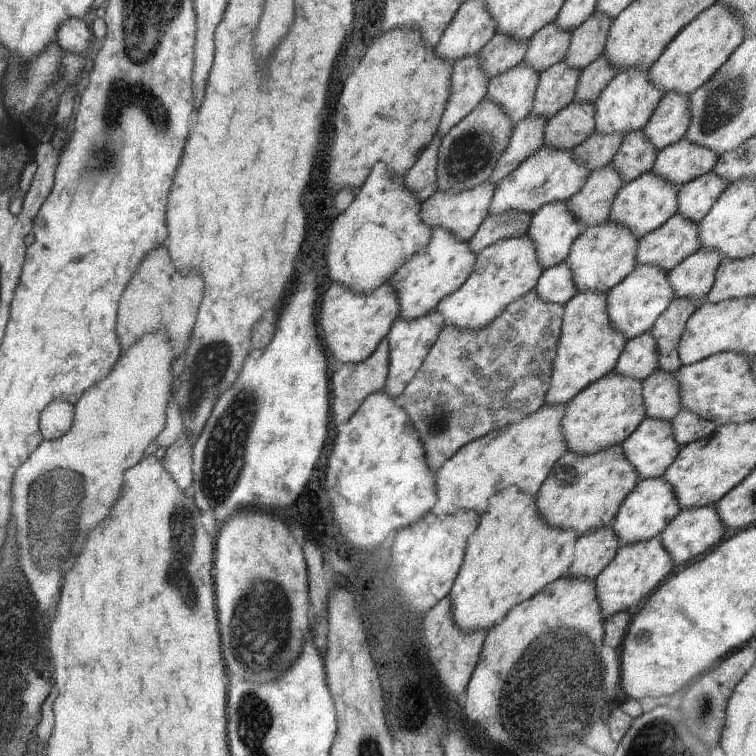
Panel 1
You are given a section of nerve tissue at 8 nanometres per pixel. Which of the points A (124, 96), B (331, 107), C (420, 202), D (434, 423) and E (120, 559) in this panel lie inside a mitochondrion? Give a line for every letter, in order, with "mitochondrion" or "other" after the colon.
A: mitochondrion
B: other
C: other
D: mitochondrion
E: other

